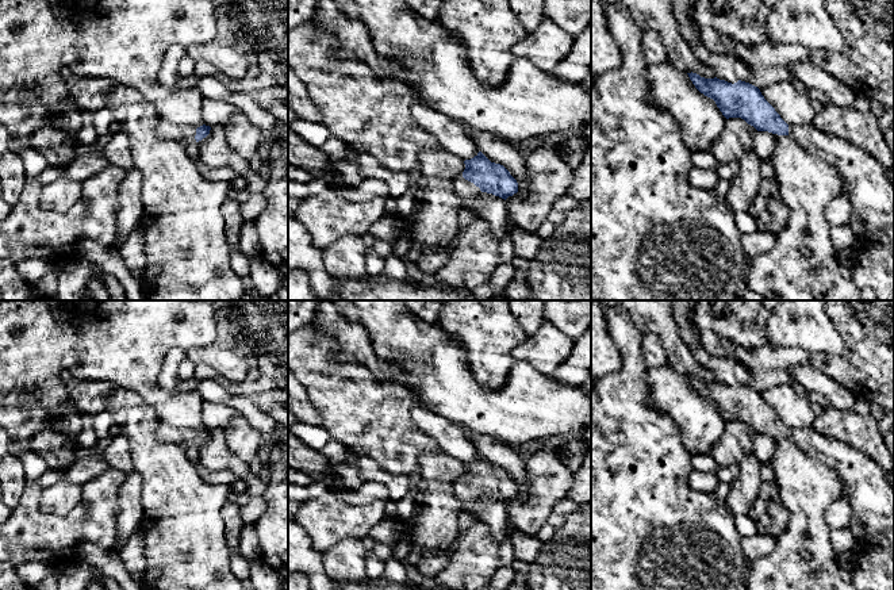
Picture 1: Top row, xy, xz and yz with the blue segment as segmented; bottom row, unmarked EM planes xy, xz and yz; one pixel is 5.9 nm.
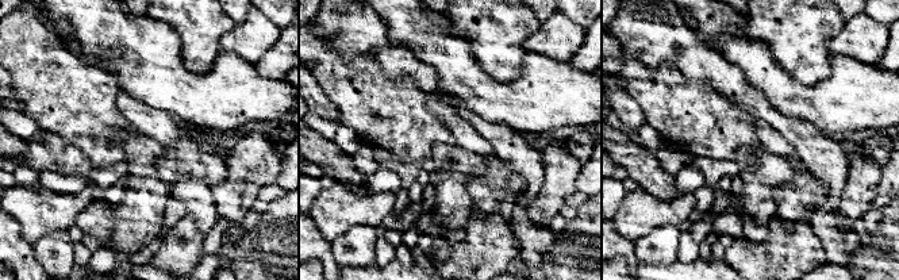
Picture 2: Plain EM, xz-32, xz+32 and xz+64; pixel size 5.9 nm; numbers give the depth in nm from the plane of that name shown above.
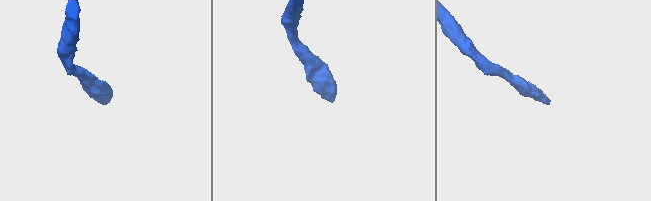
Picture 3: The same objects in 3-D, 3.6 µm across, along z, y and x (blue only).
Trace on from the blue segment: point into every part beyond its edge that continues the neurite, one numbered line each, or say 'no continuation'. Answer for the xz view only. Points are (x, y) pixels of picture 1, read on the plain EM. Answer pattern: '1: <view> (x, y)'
1: xz (467, 494)

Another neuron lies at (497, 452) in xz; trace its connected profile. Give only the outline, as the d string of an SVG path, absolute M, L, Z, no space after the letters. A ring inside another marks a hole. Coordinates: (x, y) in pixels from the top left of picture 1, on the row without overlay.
M461 426L464 436L491 466L503 468L518 486L518 497L527 495L526 460L517 449L495 436L479 434Z

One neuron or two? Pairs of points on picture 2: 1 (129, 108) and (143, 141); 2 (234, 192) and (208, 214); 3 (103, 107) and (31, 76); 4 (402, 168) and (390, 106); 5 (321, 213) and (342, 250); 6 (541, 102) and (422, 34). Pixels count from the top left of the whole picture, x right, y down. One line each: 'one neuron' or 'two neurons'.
1: two neurons
2: two neurons
3: one neuron
4: two neurons
5: two neurons
6: one neuron

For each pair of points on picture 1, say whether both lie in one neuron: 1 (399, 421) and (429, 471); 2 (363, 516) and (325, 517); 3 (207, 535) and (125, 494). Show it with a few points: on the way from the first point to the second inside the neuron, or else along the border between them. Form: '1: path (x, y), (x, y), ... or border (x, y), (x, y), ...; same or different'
1: border (440, 449), (424, 451), (418, 458), (417, 468); different
2: path (353, 517), (334, 517); same
3: border (134, 471), (139, 478), (139, 501), (145, 516); different

